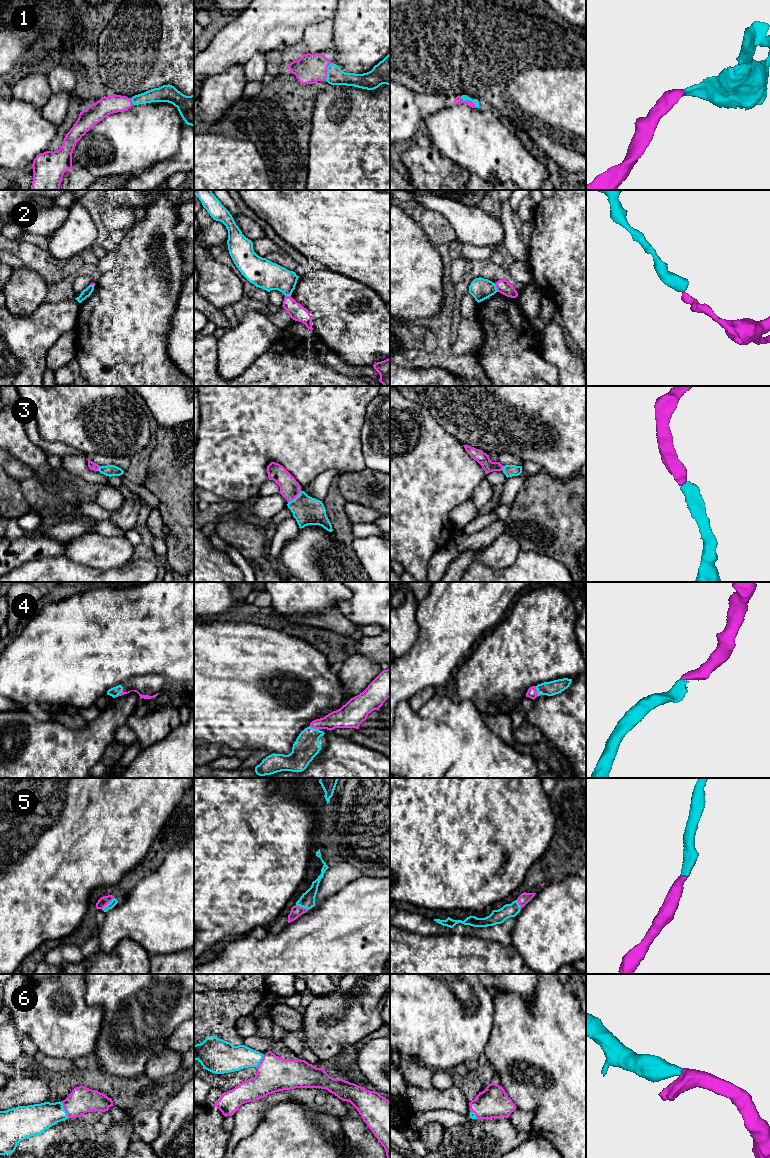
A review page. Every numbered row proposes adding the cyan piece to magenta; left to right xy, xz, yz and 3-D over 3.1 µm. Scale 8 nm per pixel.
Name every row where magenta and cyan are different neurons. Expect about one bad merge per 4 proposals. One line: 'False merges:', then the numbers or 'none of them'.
False merges: 2

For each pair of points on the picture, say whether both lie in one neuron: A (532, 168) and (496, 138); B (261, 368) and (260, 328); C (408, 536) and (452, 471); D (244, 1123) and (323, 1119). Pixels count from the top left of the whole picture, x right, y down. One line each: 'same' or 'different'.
A: same
B: different
C: same
D: different

